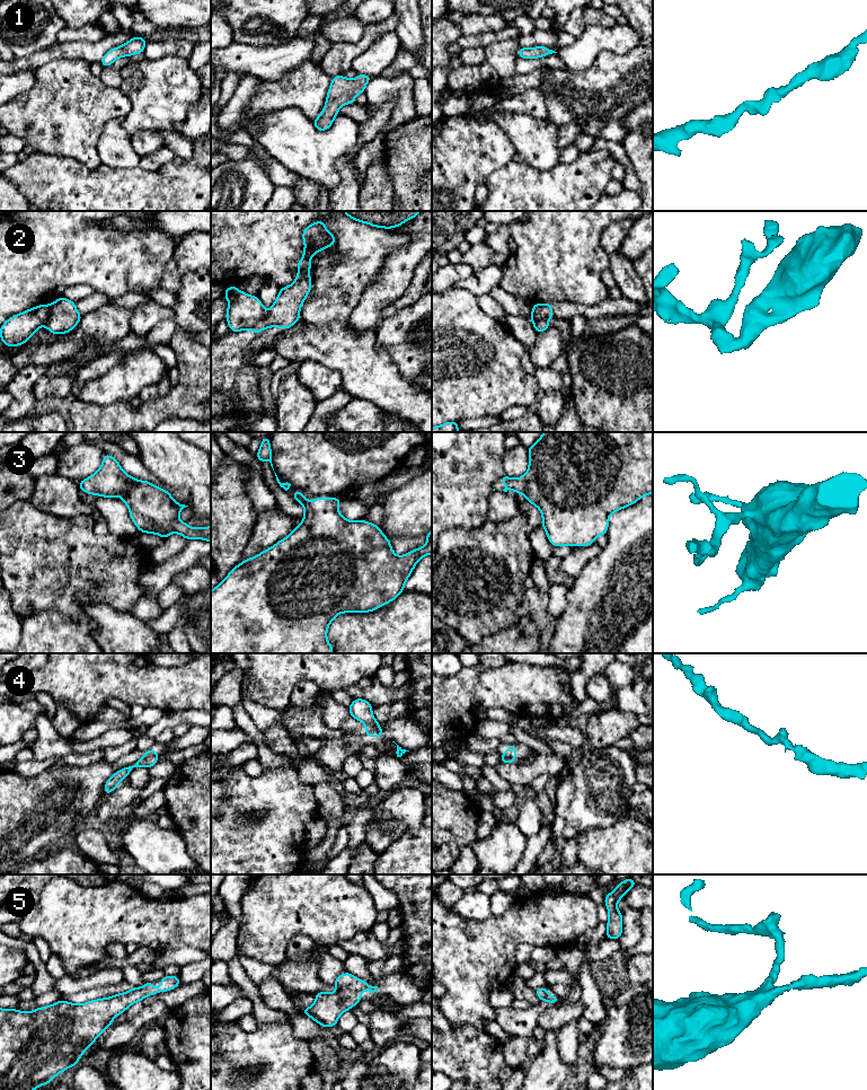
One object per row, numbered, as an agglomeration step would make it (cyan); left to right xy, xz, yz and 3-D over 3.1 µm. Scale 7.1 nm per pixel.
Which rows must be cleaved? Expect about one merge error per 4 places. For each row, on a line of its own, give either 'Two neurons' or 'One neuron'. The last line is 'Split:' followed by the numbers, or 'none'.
1: One neuron
2: Two neurons
3: One neuron
4: Two neurons
5: One neuron
Split: 2, 4

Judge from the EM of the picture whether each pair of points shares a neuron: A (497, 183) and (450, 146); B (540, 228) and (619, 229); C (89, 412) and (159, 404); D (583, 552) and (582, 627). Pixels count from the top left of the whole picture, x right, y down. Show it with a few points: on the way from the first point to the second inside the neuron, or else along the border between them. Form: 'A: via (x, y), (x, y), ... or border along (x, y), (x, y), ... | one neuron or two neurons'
A: border along (511, 160), (497, 168), (485, 183) | two neurons
B: border along (613, 222), (601, 237), (601, 246), (609, 254) | two neurons
C: via (106, 418), (142, 418) | one neuron
D: border along (601, 550), (574, 580) | two neurons

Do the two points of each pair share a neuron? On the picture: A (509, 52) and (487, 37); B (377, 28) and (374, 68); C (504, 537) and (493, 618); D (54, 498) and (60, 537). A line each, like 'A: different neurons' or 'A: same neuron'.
A: different neurons
B: different neurons
C: same neuron
D: different neurons

